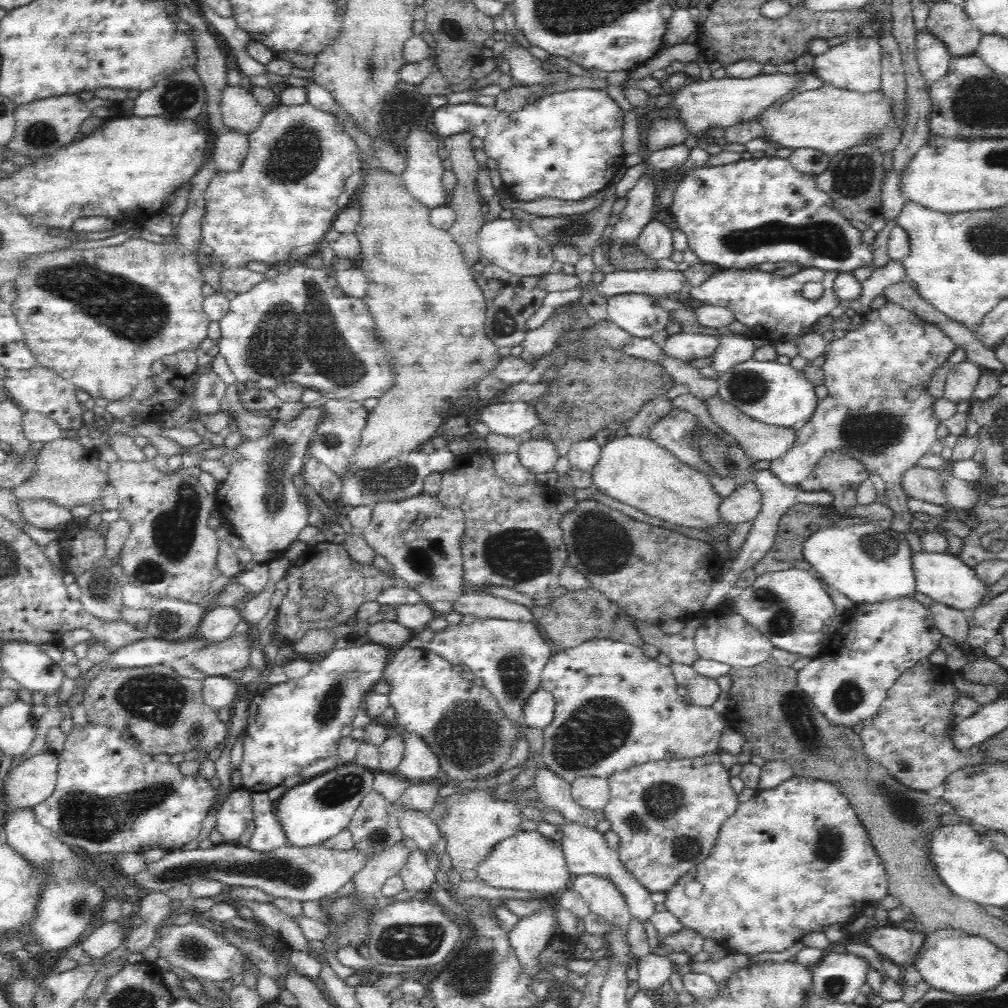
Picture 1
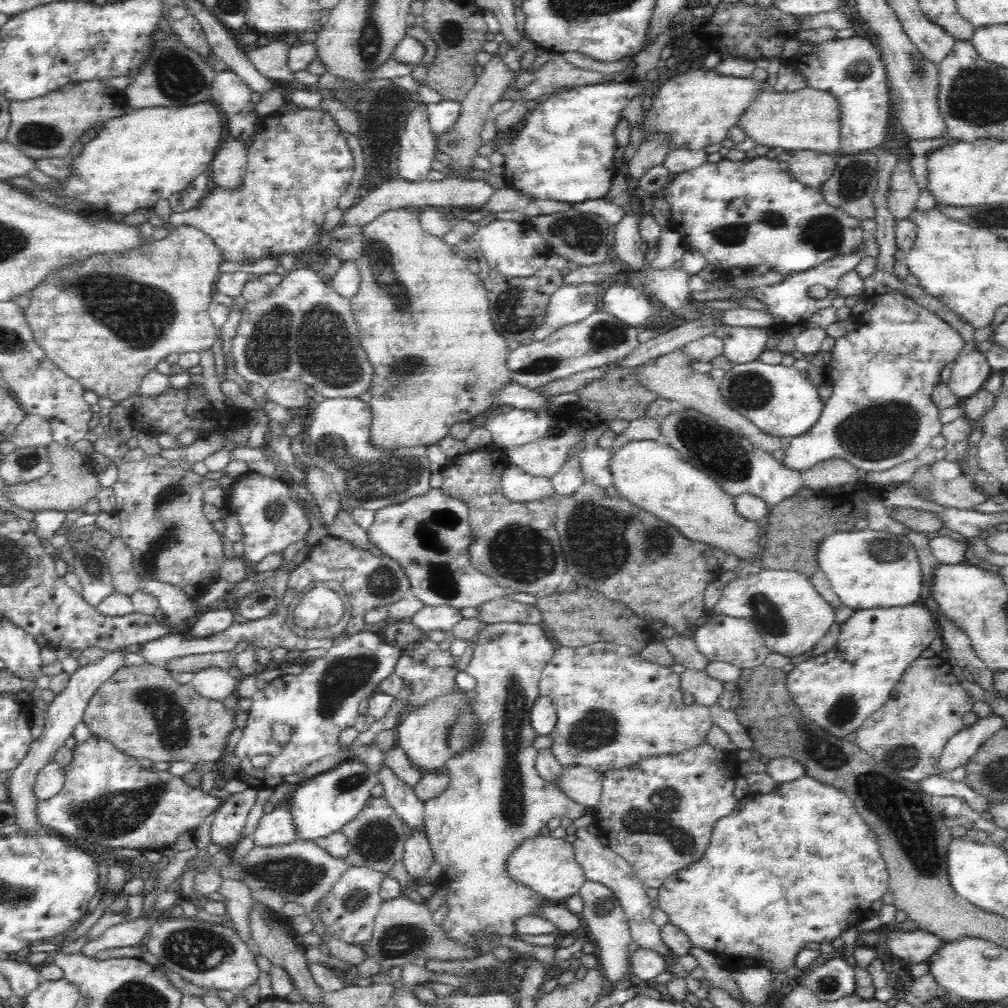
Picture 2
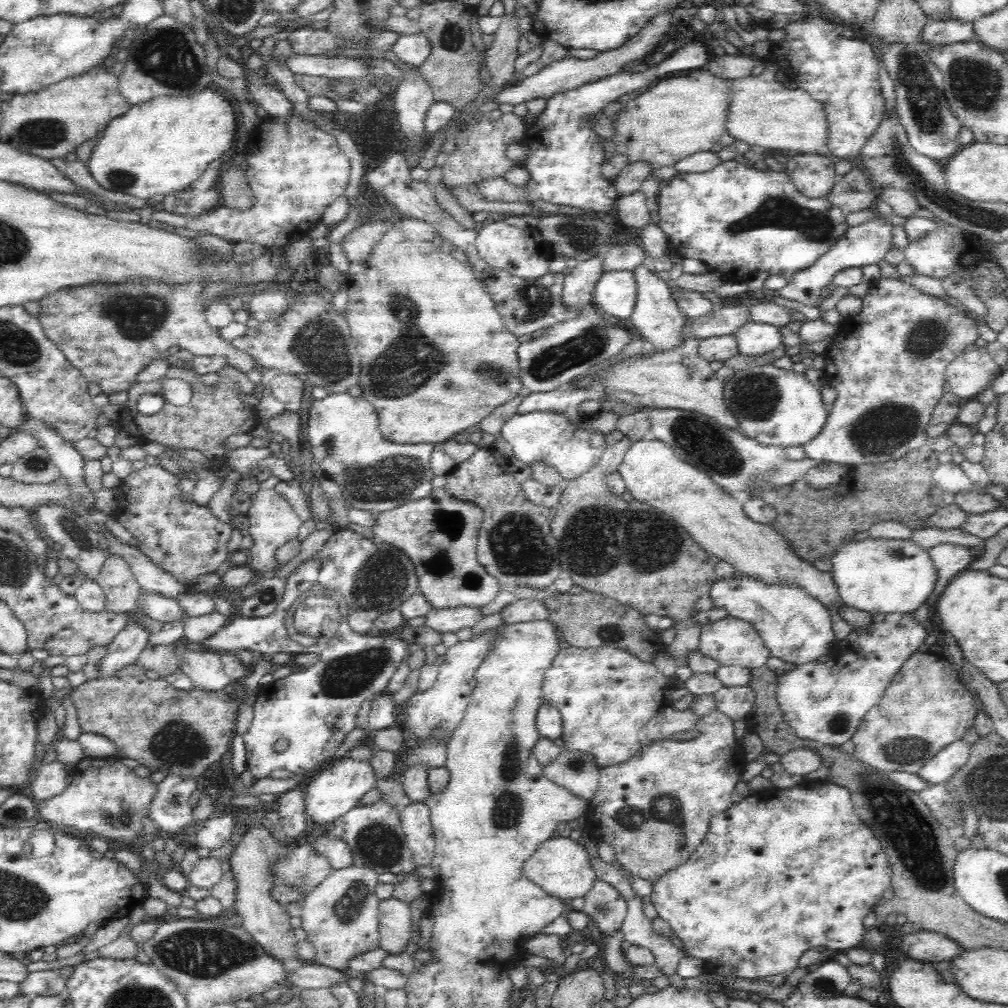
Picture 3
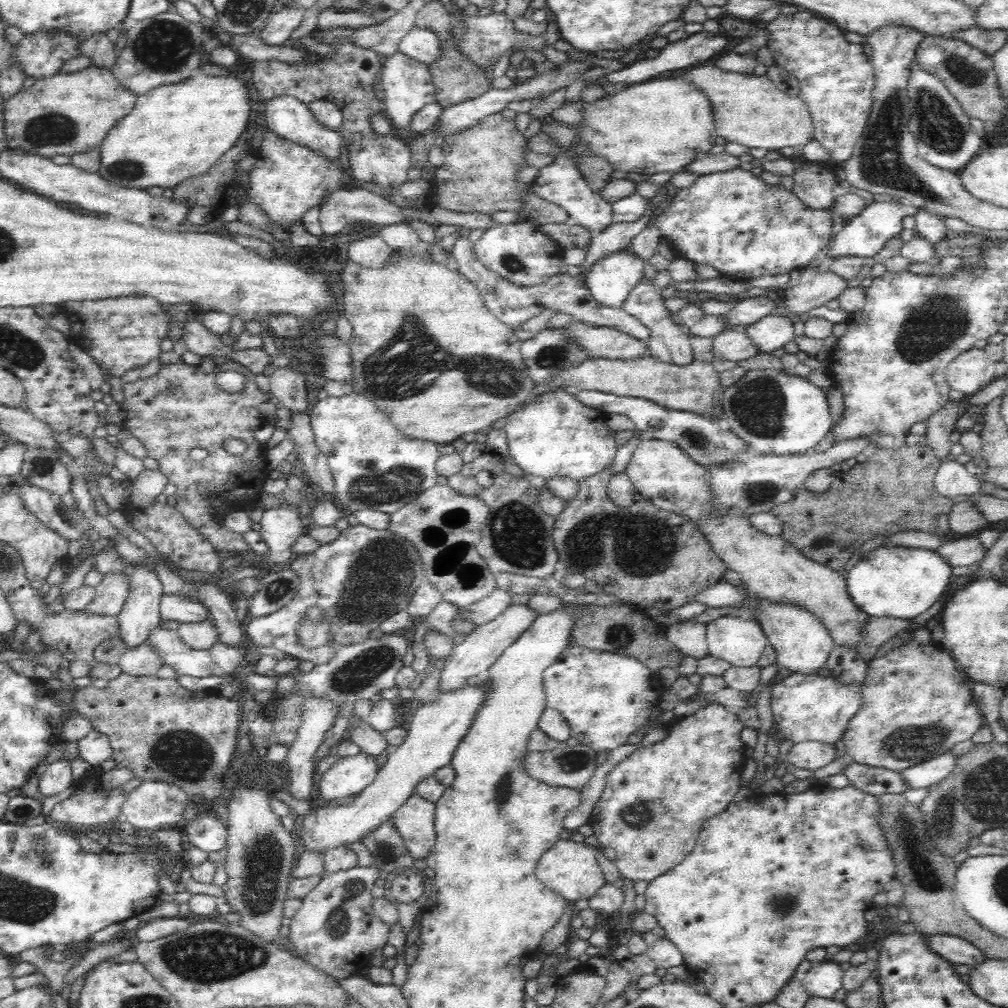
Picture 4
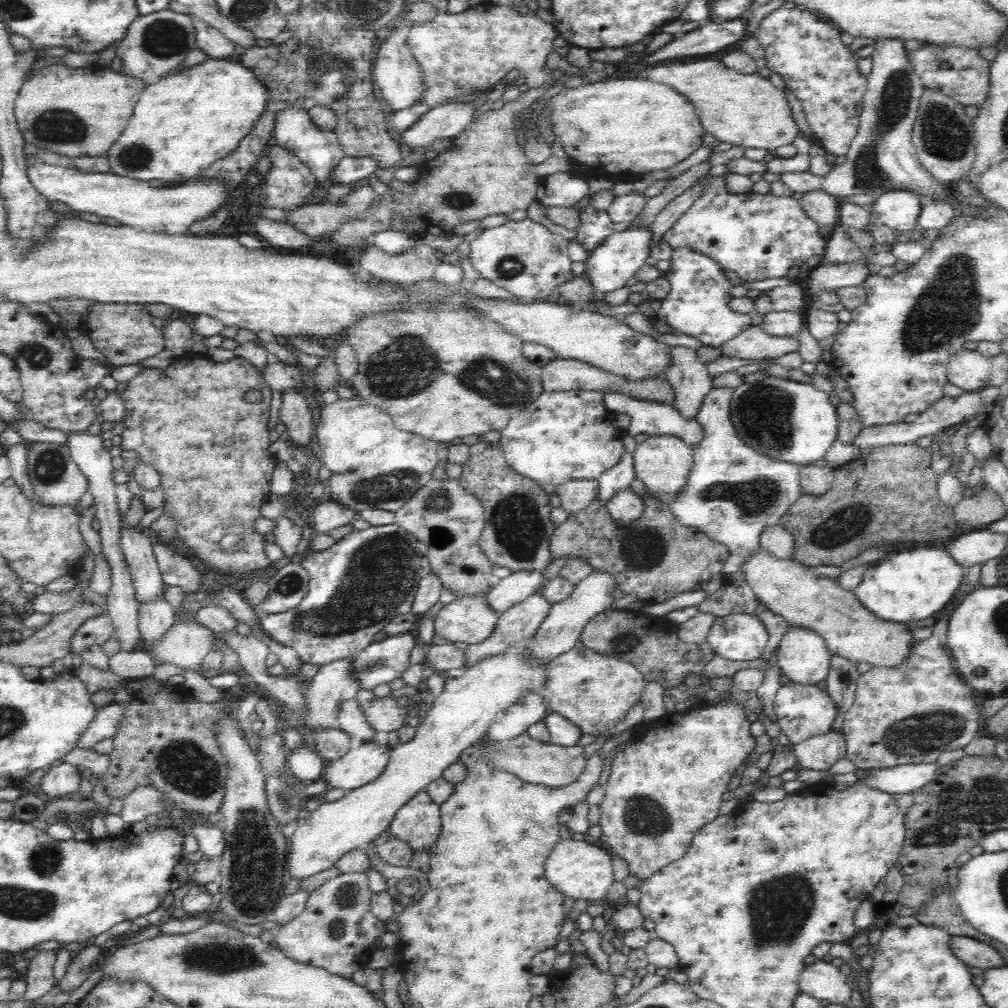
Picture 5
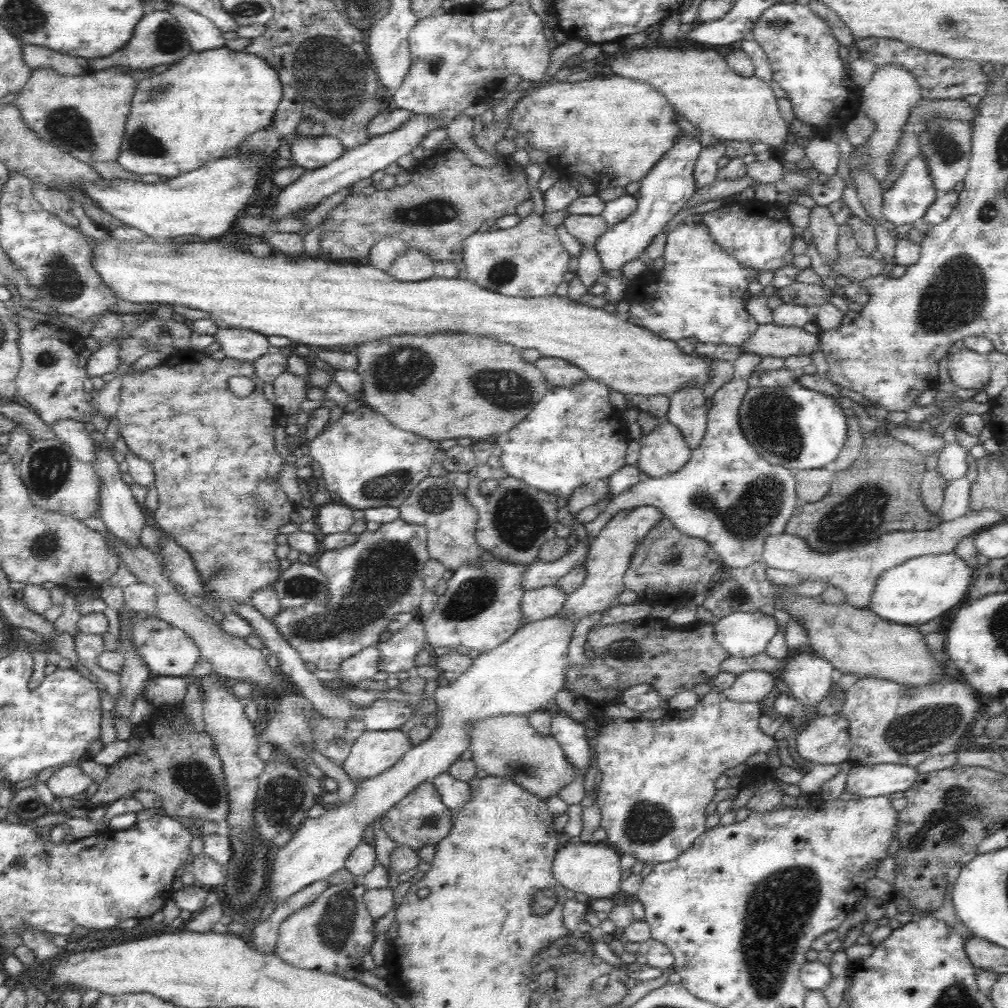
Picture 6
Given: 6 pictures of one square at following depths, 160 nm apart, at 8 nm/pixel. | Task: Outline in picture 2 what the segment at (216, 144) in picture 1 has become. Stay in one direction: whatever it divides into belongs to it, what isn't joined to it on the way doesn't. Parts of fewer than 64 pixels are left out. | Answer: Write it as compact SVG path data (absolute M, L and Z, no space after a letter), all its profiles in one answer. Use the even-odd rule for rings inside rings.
M230 137L221 144L210 163L213 187L237 191L247 171L247 144Z

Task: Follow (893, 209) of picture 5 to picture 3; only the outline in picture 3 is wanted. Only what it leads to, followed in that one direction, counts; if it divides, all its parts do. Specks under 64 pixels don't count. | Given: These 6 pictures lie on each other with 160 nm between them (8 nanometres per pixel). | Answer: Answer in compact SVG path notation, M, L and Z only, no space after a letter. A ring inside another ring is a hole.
M875 214L872 218L856 226L850 226L844 230L844 234L836 240L834 246L830 246L812 266L800 270L791 276L788 286L778 290L777 296L788 300L800 302L806 306L819 306L823 296L823 287L830 285L834 274L840 270L846 270L848 266L865 267L876 264L882 260L893 245L892 231L894 224L882 217L882 214Z

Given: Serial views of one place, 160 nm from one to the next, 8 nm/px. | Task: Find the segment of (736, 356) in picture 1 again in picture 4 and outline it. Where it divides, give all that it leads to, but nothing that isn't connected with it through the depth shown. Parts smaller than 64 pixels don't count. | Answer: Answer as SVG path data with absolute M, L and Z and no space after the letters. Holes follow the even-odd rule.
M778 314L766 316L744 330L762 353L783 348L795 338L794 324L790 318Z

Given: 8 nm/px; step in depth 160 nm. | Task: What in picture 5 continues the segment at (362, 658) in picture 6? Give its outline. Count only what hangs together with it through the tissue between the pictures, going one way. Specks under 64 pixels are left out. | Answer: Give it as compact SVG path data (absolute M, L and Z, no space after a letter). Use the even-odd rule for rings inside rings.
M352 658L321 666L310 680L300 683L307 700L307 722L330 728L337 726L338 700L356 699L356 693L361 689L360 681L353 672Z

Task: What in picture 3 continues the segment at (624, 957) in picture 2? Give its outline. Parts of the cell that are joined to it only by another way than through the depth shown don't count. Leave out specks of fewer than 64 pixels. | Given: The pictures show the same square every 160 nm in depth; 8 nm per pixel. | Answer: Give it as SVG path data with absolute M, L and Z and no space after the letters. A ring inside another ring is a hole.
M598 879L584 896L584 901L584 914L594 921L606 937L621 928L627 916L628 902L609 882Z

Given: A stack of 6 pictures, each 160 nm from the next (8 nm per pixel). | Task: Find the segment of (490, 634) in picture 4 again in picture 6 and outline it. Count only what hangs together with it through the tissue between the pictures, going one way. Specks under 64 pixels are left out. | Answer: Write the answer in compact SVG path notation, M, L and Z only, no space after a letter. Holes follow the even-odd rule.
M556 582L534 588L534 590L527 590L521 602L523 624L554 616L563 607L567 596L567 592L559 588Z

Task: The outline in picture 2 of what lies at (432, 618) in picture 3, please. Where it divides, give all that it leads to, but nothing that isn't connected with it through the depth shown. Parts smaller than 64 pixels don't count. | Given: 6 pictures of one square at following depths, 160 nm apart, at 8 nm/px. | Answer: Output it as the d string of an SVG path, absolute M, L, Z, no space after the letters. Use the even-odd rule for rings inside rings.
M448 605L424 607L412 618L412 622L422 632L432 632L432 630L441 630L450 632L451 628L463 619L462 613L457 608Z

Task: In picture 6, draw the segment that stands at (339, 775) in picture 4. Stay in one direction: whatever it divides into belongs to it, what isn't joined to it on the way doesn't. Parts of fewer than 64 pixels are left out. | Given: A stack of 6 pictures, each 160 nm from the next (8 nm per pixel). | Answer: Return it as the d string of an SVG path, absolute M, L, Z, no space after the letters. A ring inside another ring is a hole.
M400 728L365 730L351 748L343 768L349 777L370 779L395 766L413 746L409 734Z

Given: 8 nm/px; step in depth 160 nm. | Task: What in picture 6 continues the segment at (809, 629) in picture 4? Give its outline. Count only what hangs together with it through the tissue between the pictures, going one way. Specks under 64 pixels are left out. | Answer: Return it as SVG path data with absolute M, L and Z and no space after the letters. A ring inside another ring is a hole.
M802 651L788 656L782 672L782 680L788 685L790 695L804 707L823 707L829 698L830 689L833 687L833 668L814 651Z

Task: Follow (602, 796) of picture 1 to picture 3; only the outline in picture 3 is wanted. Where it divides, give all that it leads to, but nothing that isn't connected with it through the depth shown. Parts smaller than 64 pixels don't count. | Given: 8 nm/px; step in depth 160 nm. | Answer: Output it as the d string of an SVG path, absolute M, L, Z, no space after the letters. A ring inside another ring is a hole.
M564 745L560 748L558 757L553 762L542 764L541 768L544 778L572 792L576 797L584 798L589 802L596 795L601 769L598 767L594 757L587 752L572 750Z

